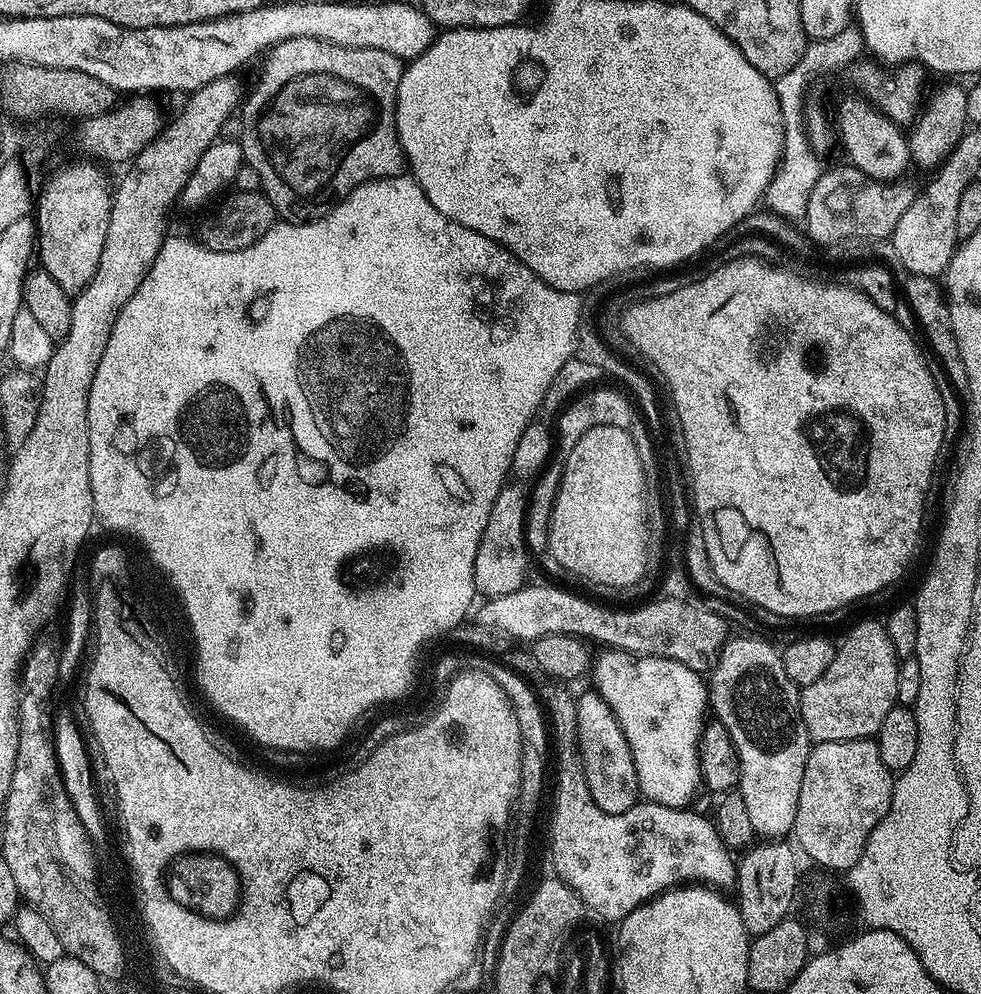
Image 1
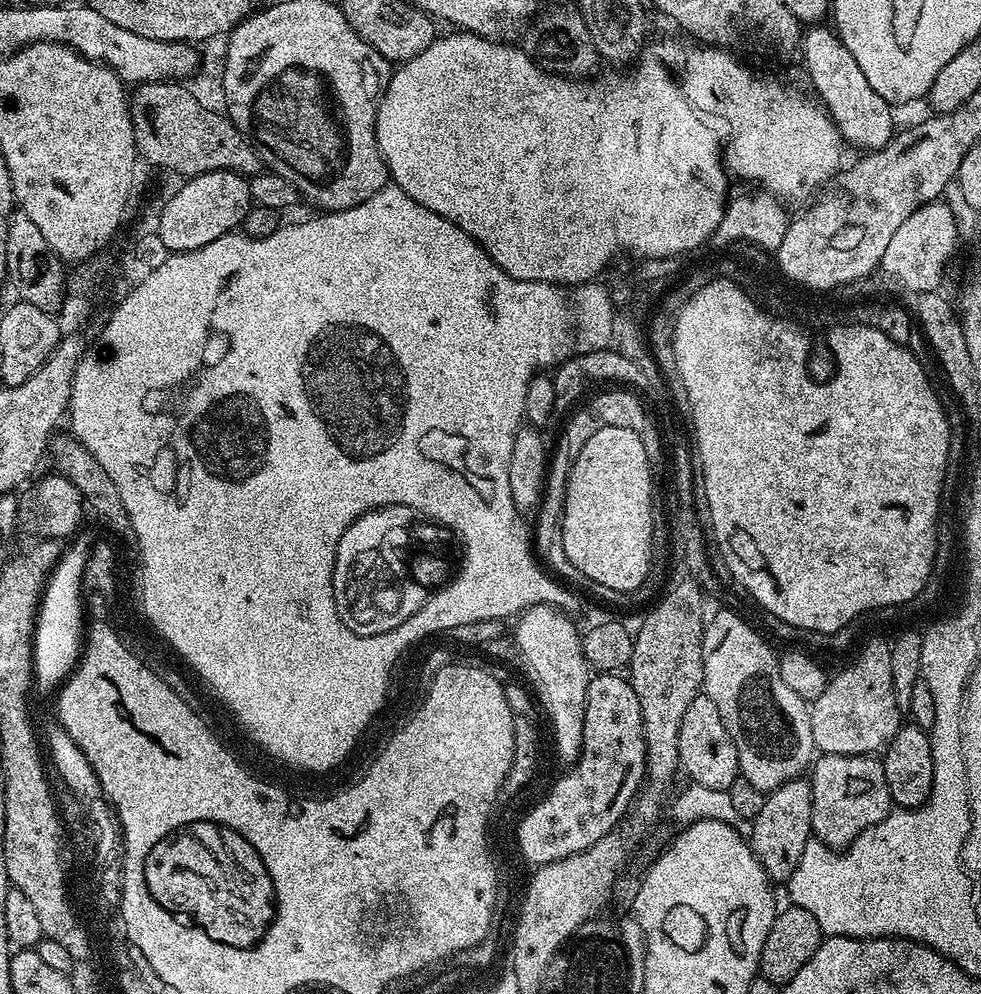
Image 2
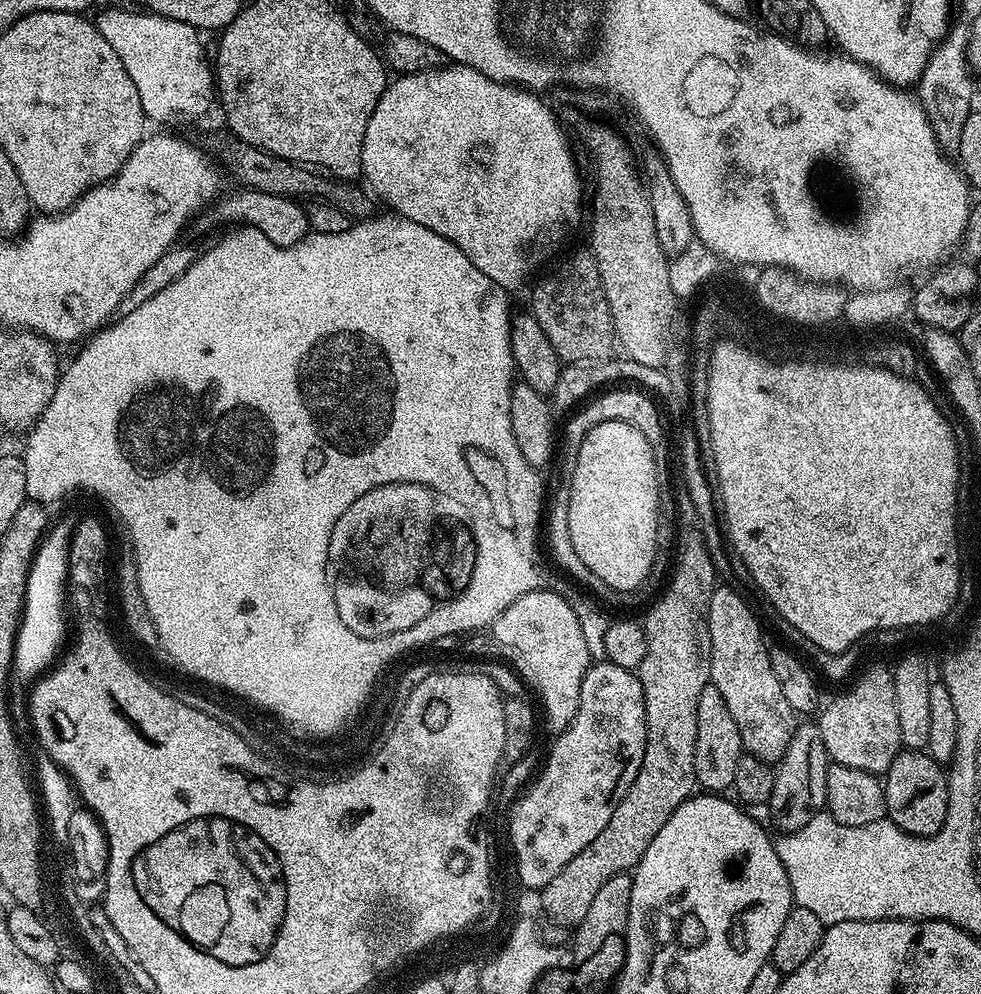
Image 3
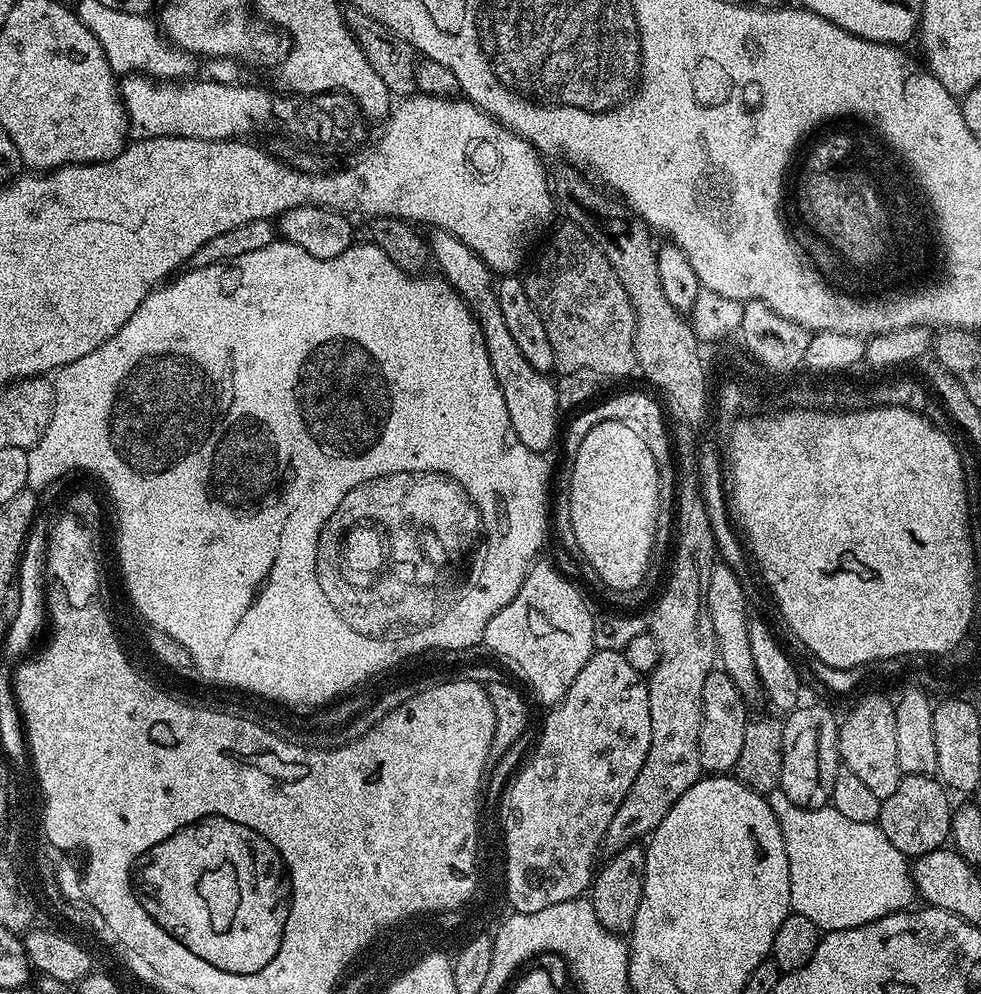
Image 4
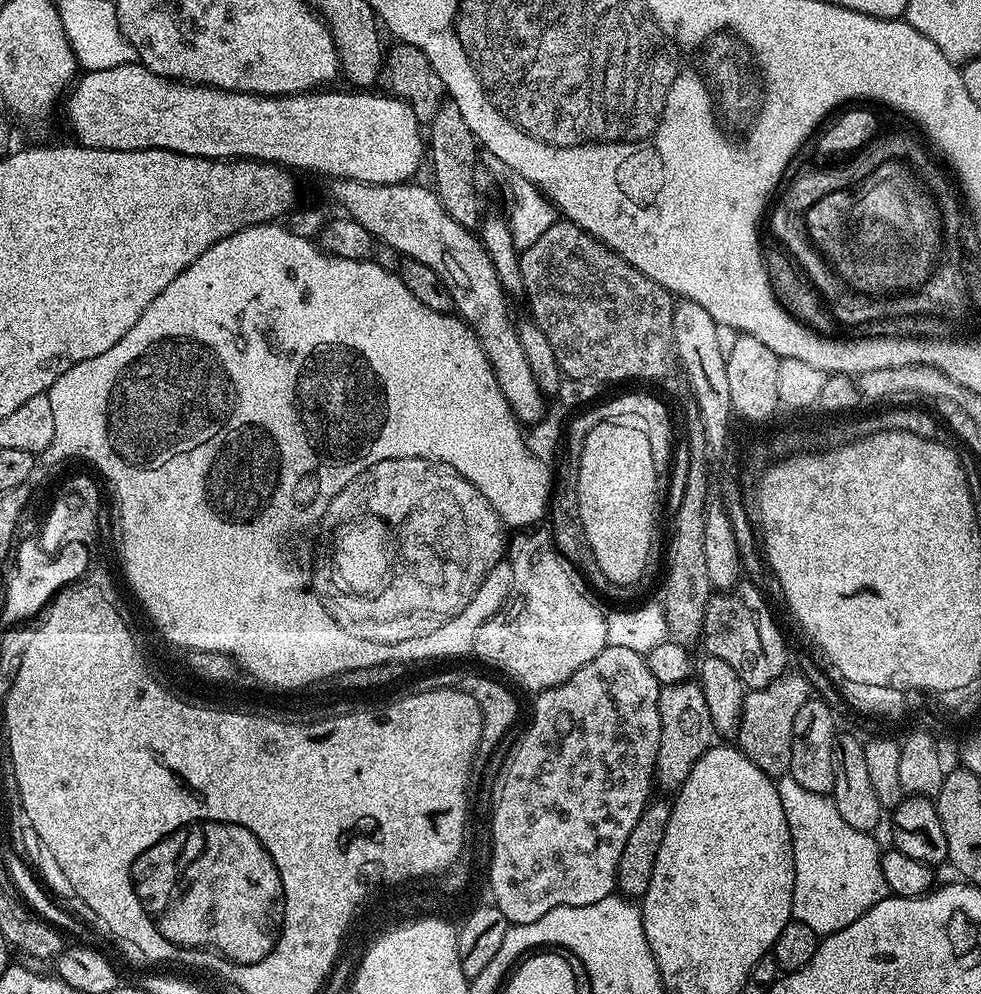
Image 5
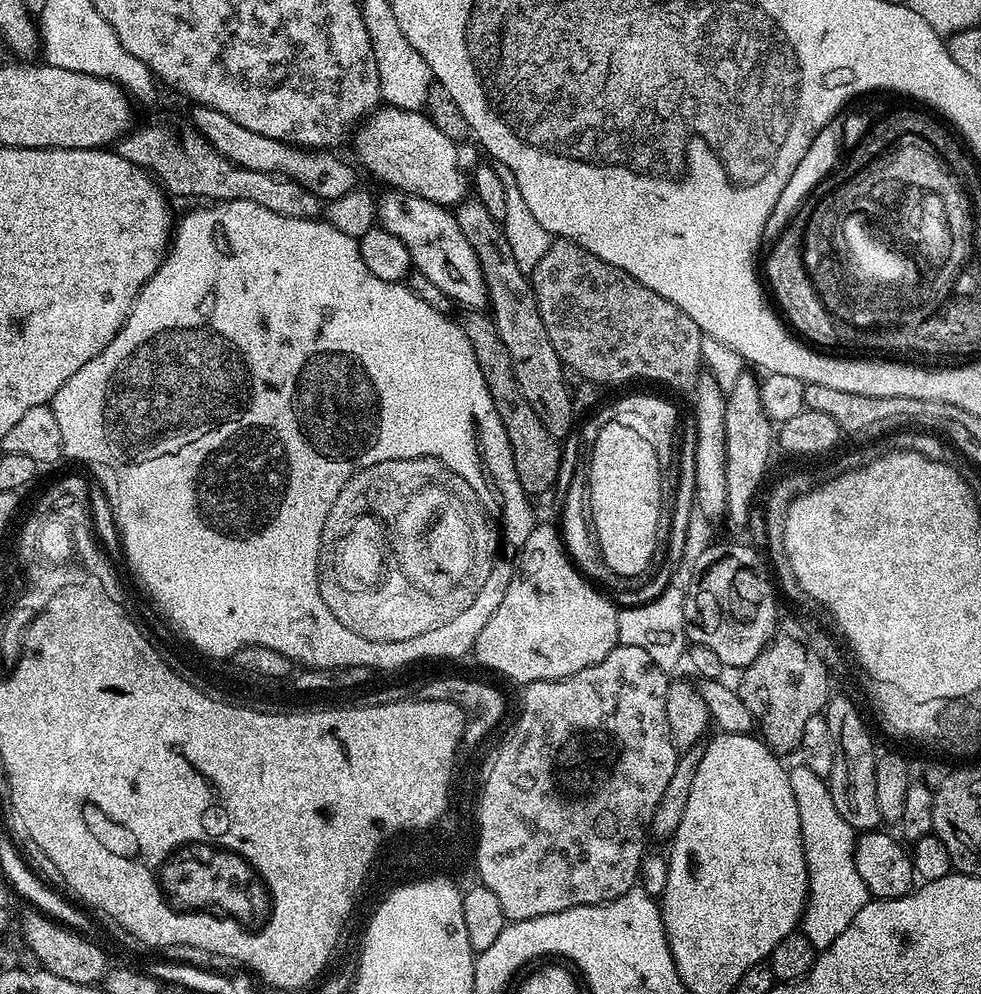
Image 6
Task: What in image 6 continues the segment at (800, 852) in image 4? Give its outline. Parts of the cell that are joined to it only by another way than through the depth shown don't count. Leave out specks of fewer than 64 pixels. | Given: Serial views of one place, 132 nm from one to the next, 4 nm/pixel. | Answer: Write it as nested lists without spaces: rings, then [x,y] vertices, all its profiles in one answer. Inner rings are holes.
[[[800,762],[797,768],[788,768],[788,777],[790,790],[794,790],[794,802],[798,802],[798,822],[802,826],[802,846],[808,867],[808,901],[804,904],[802,931],[816,949],[823,950],[854,922],[854,914],[870,899],[866,882],[862,882],[854,866],[858,832],[838,814],[827,783],[814,774],[814,770]]]

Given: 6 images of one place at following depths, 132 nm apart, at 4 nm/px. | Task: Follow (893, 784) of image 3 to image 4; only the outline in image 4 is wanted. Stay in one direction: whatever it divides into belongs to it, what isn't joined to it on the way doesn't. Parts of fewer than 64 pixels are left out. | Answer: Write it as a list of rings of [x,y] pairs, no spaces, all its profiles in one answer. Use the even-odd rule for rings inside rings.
[[[901,775],[898,790],[890,798],[880,801],[880,819],[882,834],[890,838],[893,846],[898,846],[902,854],[915,858],[930,850],[938,850],[949,843],[952,834],[952,814],[954,804],[948,801],[949,789],[935,775]]]

